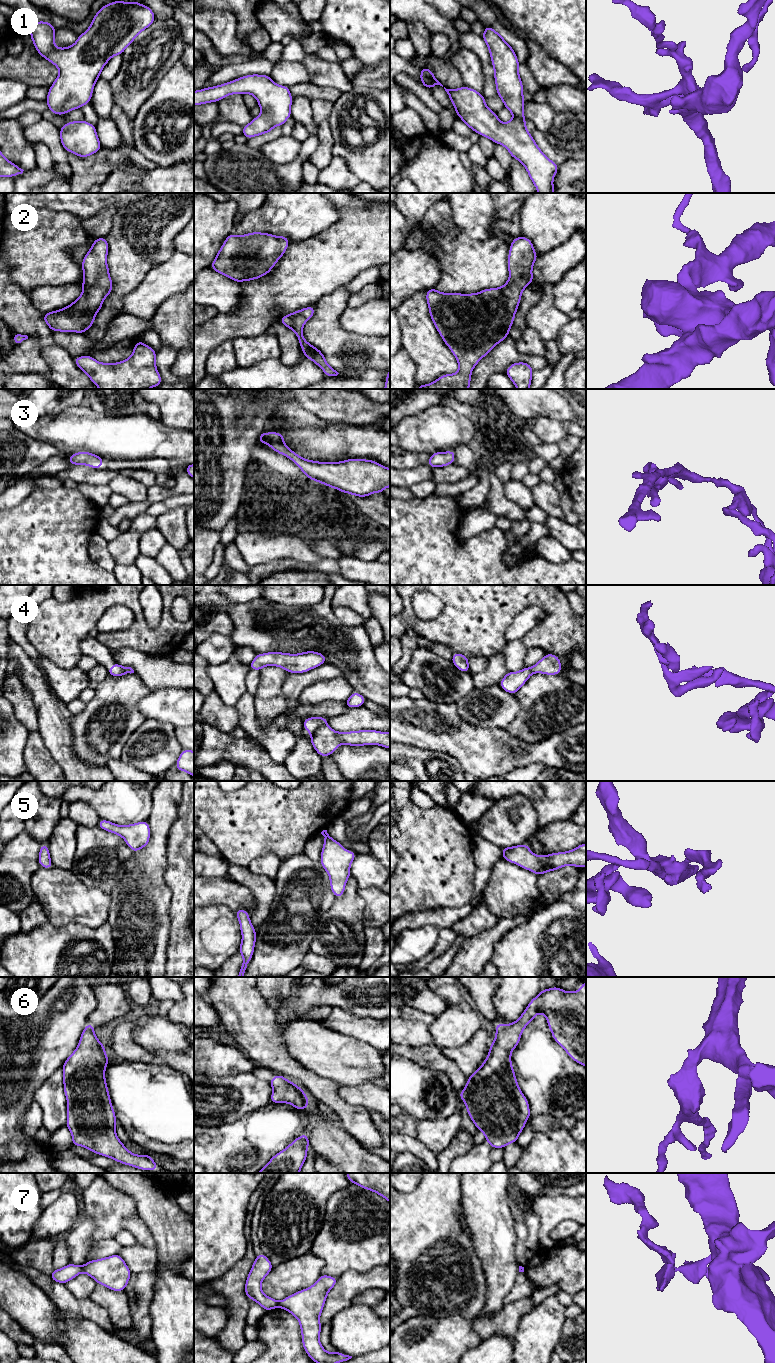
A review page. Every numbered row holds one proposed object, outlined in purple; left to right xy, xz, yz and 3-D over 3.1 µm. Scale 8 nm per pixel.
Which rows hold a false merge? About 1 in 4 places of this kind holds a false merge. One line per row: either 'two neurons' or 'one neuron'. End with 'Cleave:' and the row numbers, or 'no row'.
1: one neuron
2: one neuron
3: one neuron
4: two neurons
5: one neuron
6: one neuron
7: two neurons
Cleave: 4, 7

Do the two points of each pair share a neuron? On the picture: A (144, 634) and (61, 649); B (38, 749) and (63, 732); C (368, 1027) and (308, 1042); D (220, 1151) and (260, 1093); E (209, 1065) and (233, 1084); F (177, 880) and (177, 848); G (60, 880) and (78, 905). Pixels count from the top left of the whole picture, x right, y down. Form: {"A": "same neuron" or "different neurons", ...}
{"A": "same neuron", "B": "different neurons", "C": "different neurons", "D": "different neurons", "E": "different neurons", "F": "same neuron", "G": "same neuron"}

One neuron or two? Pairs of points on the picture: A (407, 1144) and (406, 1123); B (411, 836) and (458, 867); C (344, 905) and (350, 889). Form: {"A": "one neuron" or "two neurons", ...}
{"A": "two neurons", "B": "one neuron", "C": "one neuron"}

